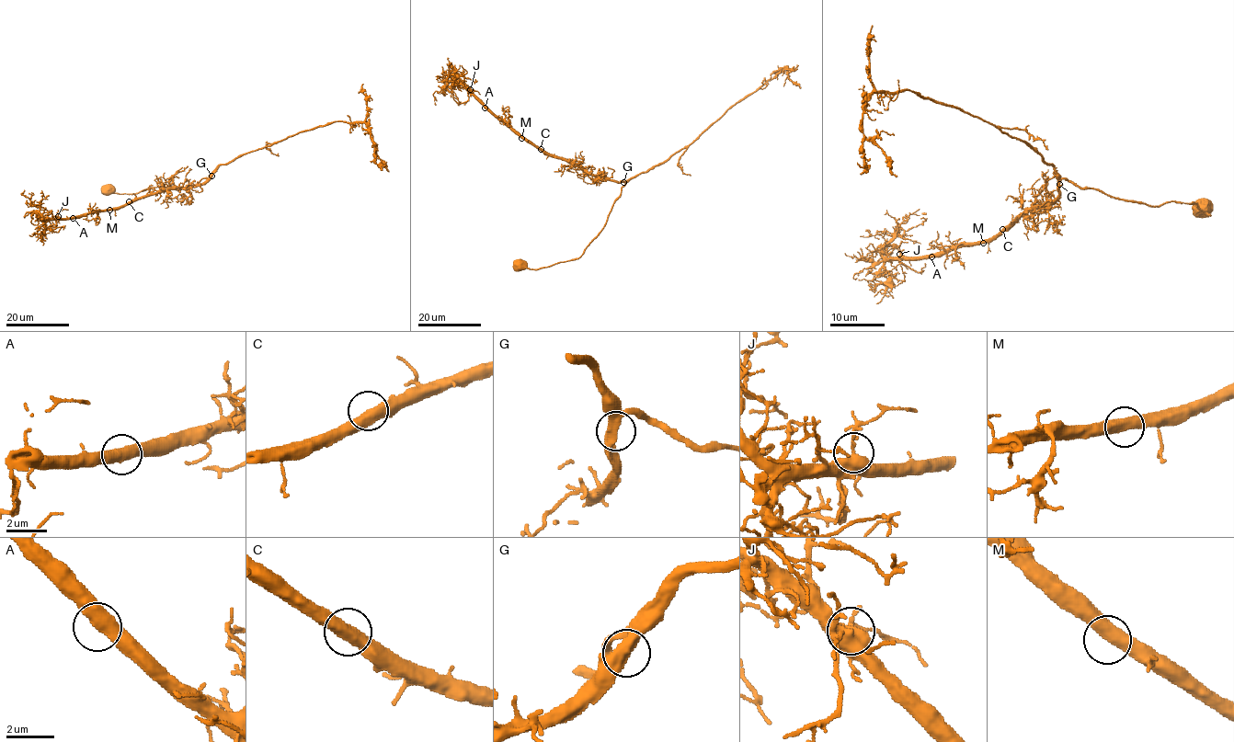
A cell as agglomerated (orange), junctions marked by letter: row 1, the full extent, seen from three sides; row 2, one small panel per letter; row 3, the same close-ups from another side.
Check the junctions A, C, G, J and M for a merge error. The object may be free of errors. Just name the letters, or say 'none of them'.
none of them

